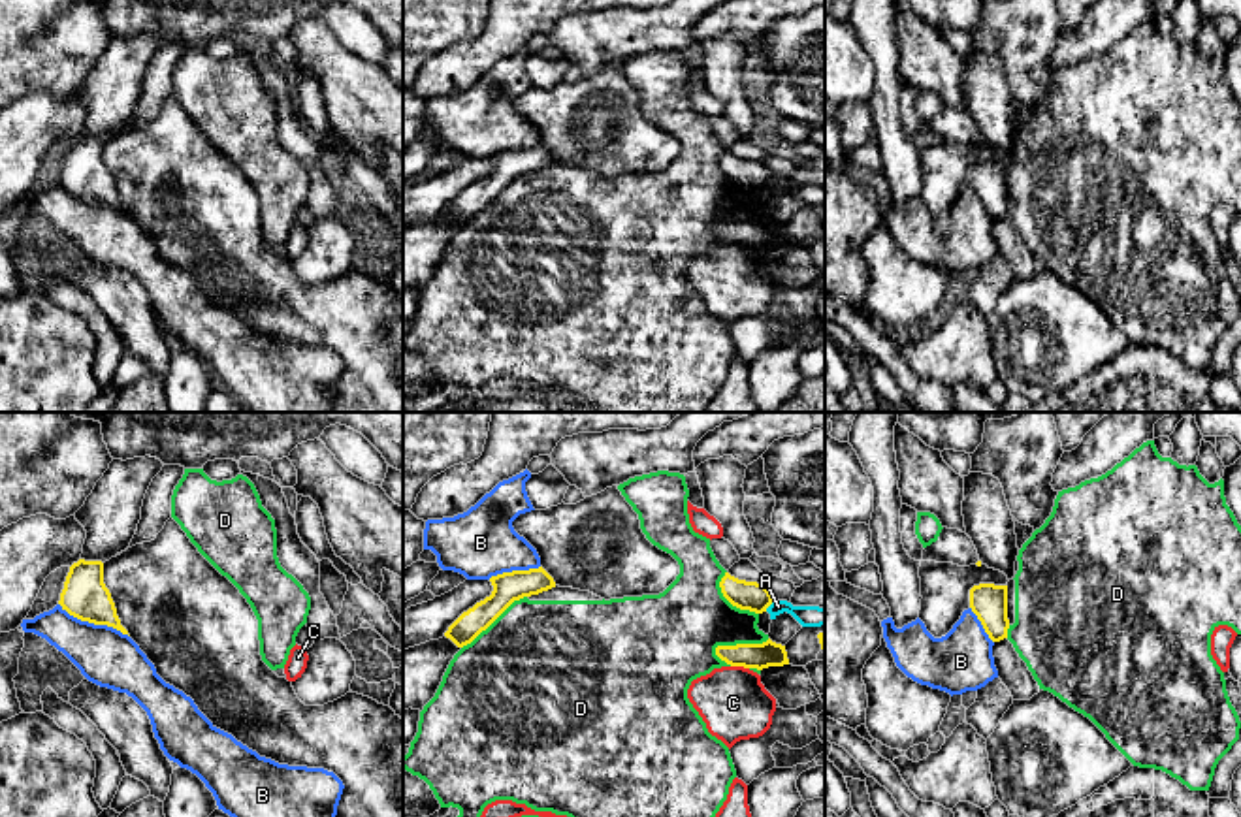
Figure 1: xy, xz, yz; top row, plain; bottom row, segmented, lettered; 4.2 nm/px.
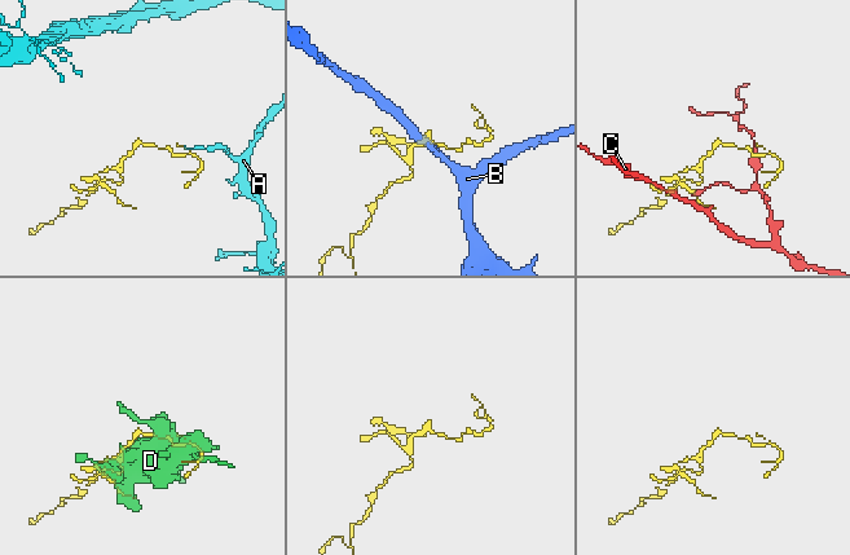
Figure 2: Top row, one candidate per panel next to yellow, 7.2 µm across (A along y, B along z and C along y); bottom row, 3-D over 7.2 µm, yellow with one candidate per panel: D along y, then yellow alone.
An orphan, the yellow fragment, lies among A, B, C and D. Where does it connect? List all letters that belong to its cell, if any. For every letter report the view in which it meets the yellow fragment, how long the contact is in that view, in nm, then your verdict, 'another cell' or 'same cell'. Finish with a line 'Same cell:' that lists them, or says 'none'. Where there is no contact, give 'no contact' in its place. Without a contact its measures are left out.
A: xz | 70 nm | another cell
B: xy | 340 nm | another cell
C: xz | 80 nm | another cell
D: xz | 240 nm | another cell
Same cell: none

